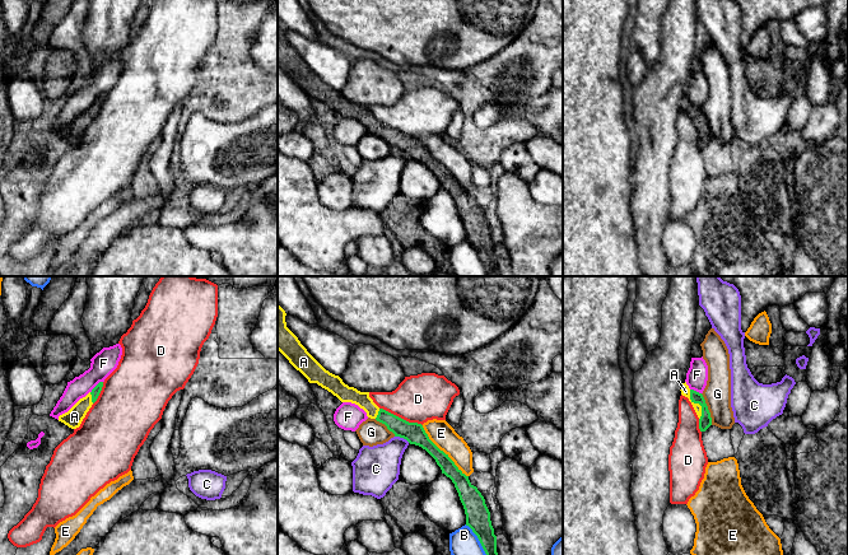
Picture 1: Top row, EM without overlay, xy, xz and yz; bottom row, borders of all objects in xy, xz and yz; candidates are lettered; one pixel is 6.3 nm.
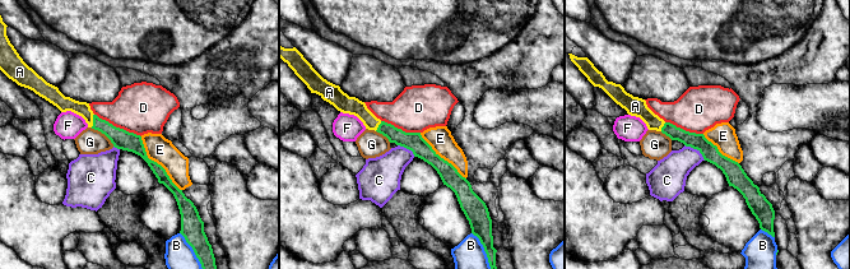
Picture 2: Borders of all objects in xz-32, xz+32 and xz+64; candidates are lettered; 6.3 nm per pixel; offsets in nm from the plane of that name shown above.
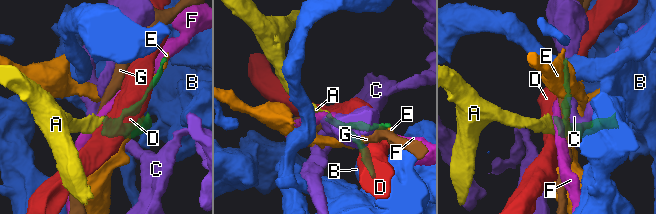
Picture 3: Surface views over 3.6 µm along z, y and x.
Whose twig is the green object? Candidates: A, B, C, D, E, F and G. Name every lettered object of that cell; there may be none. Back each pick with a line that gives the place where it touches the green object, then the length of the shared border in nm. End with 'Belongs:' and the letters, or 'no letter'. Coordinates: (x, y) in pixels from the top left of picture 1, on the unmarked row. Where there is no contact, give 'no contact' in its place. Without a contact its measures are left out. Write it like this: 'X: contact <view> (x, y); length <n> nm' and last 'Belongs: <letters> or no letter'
A: contact yz (698, 117); length 200 nm
Belongs: A

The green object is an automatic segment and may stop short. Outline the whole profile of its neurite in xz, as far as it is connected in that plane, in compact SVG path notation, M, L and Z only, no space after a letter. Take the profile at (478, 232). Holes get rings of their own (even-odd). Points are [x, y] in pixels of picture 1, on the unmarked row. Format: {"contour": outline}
{"contour": "M278 19L278 65L299 85L309 98L317 98L331 107L341 117L358 120L367 131L385 139L395 151L406 154L425 164L441 182L442 188L452 195L466 229L466 241L477 251L489 276L499 276L497 251L490 235L490 227L481 207L474 201L455 177L441 165L428 151L421 139L409 137L383 123L369 112L369 107L360 107L349 102L339 90L326 85L300 59L298 52L286 42L285 25Z"}

